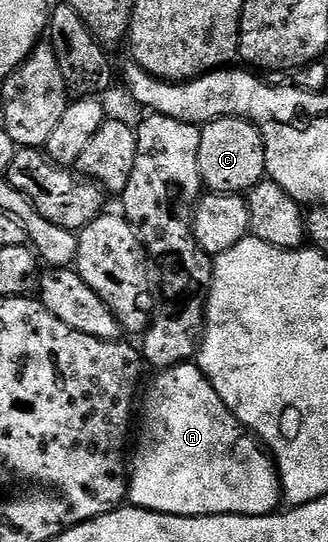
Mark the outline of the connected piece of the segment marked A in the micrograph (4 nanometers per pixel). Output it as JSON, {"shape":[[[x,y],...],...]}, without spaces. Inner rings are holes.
{"shape":[[[184,362],[180,366],[171,366],[169,370],[159,371],[155,375],[152,387],[144,398],[144,419],[140,422],[140,443],[136,446],[136,455],[130,458],[130,477],[128,479],[127,501],[133,507],[141,510],[153,510],[159,514],[177,514],[183,518],[207,518],[210,514],[245,514],[246,516],[258,516],[259,514],[271,514],[281,505],[282,491],[280,488],[280,473],[276,471],[276,459],[268,453],[259,438],[251,433],[247,426],[235,418],[222,404],[218,392],[206,380],[206,376],[199,366],[192,362]]]}

